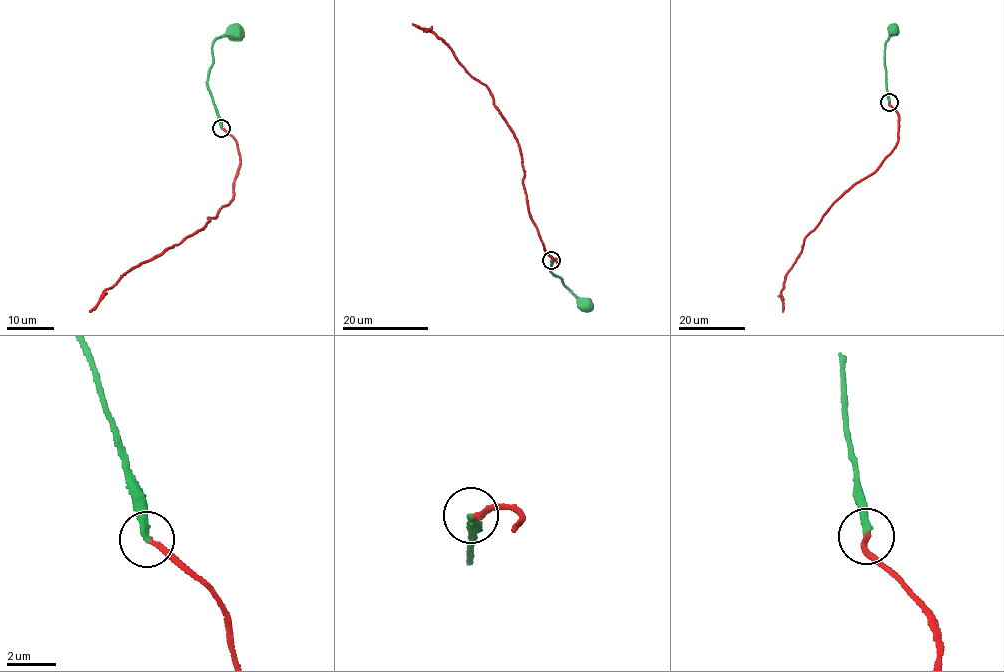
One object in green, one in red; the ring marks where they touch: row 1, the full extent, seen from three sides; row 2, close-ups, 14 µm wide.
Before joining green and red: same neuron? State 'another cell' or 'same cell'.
same cell

